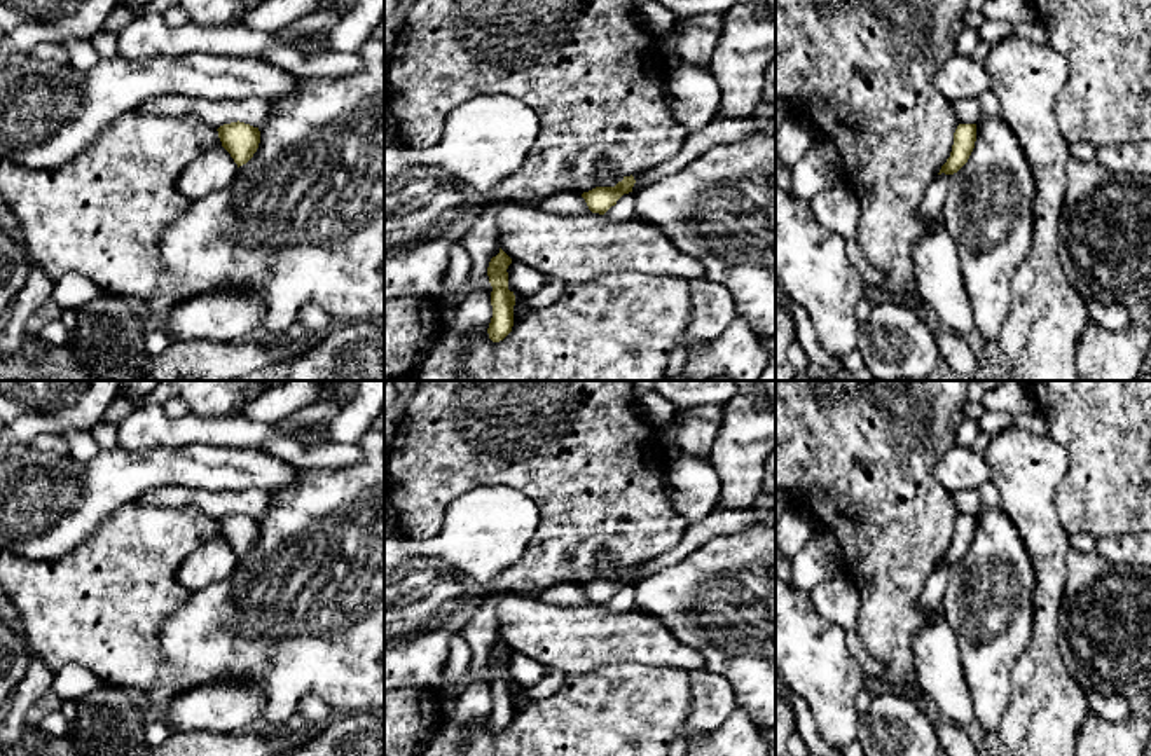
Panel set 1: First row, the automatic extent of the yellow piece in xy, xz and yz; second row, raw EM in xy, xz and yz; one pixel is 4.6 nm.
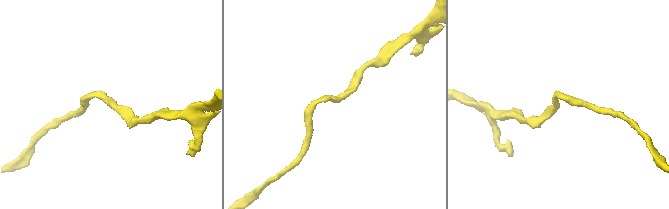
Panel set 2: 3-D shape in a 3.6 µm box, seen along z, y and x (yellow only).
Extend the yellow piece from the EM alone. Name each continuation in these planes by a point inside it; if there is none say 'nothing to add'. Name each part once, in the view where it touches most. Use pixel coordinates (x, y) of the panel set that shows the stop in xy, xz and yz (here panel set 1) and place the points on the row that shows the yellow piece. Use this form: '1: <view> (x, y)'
nothing to add

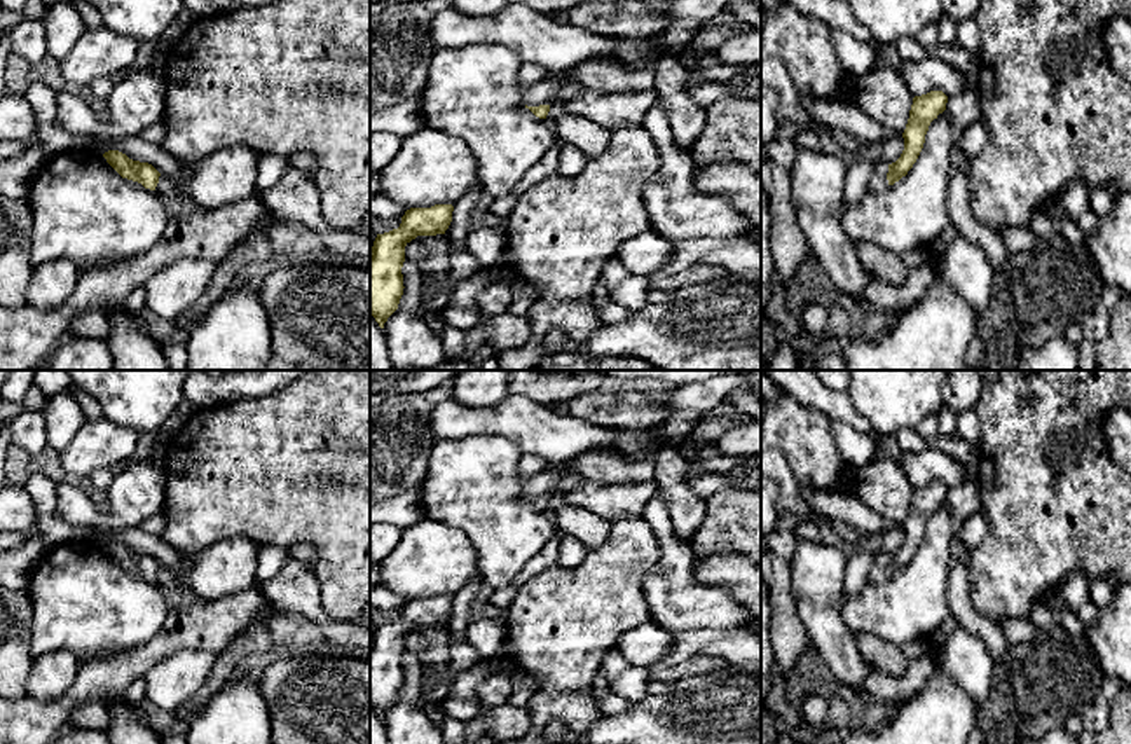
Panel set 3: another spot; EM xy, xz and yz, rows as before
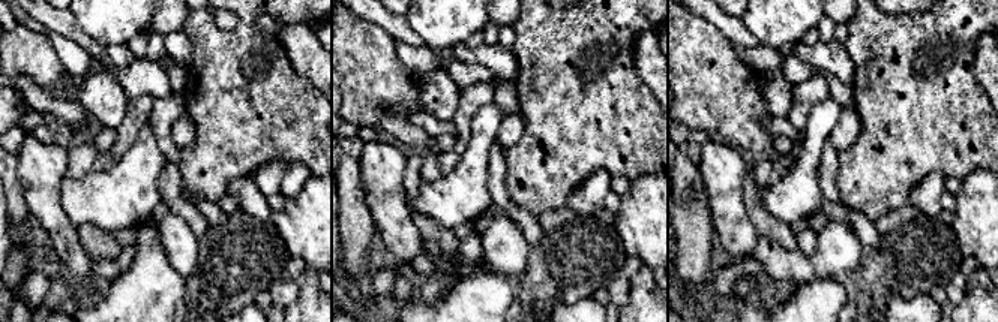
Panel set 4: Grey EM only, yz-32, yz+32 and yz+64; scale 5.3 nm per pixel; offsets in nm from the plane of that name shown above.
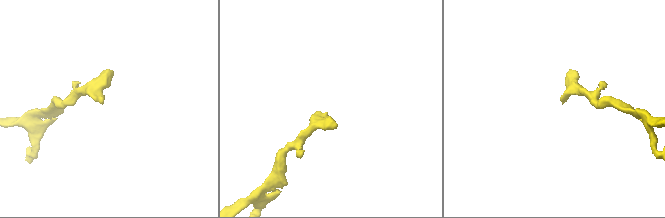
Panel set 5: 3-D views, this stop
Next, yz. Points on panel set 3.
1: yz (878, 182)

